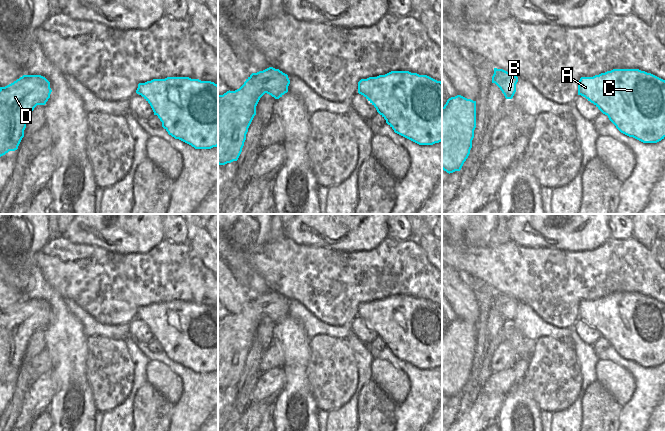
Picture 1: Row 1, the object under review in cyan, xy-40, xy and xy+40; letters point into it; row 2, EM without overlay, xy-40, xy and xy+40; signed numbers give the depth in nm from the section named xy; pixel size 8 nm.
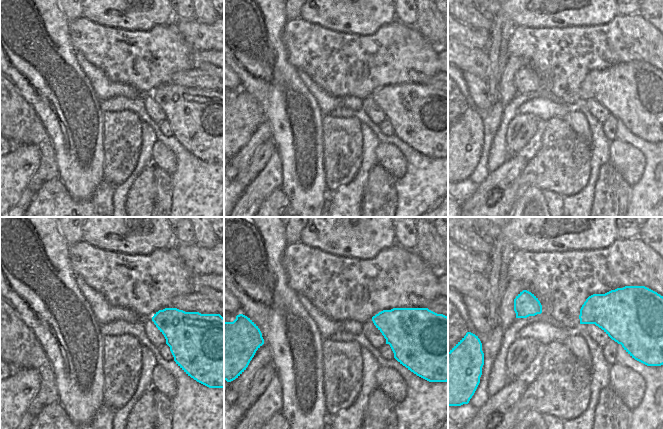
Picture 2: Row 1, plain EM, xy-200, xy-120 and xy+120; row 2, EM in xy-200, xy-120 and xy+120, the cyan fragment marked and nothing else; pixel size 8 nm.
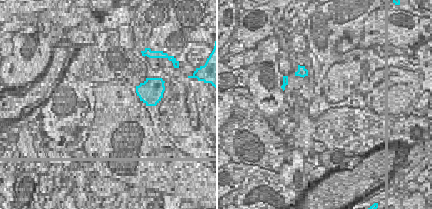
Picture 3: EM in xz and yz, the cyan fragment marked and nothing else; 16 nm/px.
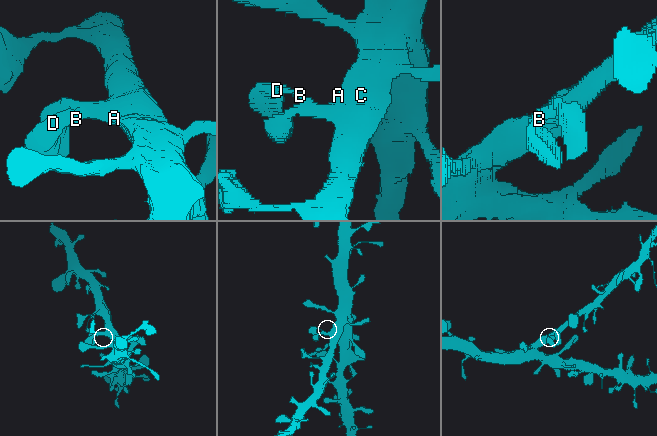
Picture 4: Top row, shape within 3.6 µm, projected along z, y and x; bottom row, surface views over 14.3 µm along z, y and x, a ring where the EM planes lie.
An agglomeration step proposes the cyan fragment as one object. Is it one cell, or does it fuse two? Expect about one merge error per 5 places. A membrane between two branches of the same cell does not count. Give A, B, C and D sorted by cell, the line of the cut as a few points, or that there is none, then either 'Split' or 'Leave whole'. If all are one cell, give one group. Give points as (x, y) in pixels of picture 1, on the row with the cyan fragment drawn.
Groups: A B C D. No split. Leave whole.

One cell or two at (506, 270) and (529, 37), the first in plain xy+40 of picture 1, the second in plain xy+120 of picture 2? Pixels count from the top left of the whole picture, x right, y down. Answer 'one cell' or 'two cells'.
one cell

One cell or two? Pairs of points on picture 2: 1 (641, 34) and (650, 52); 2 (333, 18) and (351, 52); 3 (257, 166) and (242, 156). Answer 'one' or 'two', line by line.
1: one
2: two
3: two

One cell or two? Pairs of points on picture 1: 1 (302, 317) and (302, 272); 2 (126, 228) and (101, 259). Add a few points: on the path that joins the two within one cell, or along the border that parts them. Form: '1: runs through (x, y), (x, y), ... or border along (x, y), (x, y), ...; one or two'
1: border along (288, 298), (303, 304), (320, 320); two
2: border along (85, 244), (91, 244), (121, 254), (131, 253); two

